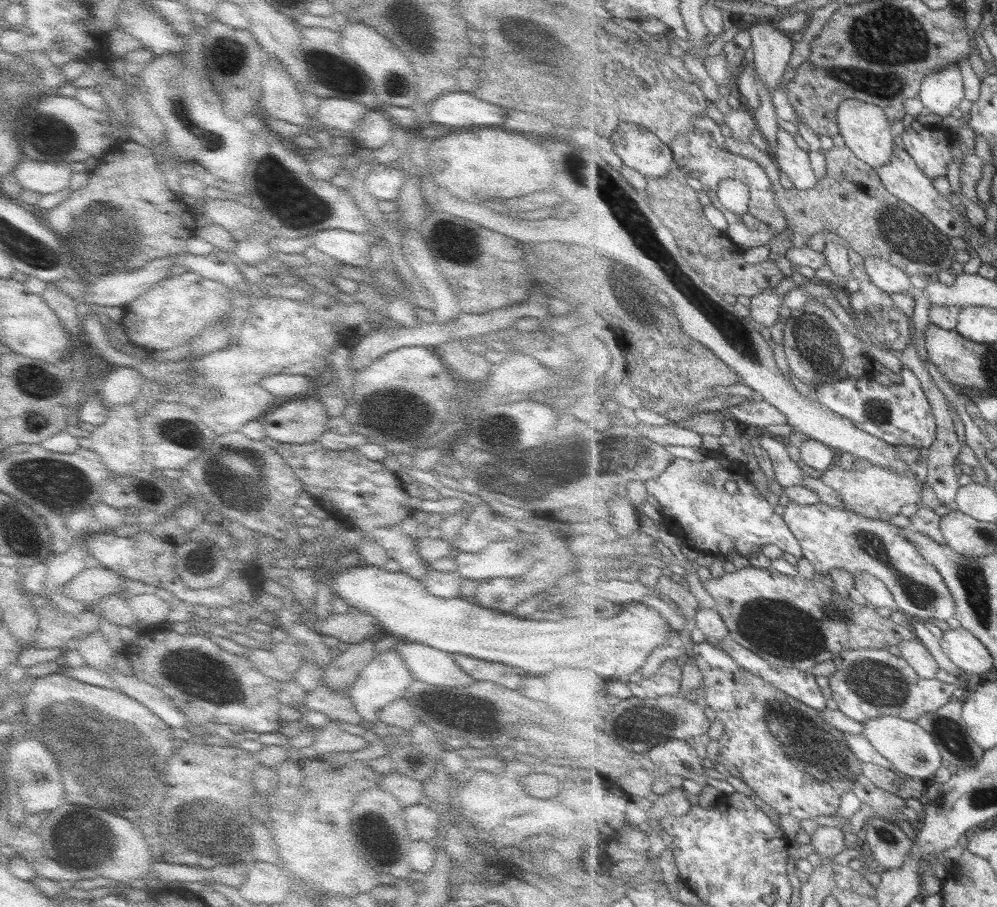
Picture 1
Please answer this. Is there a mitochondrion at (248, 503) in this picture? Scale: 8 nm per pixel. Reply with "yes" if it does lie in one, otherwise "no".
no

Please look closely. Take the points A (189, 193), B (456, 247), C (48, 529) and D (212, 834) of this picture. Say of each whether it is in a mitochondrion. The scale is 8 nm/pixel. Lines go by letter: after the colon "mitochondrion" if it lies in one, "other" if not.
A: other
B: mitochondrion
C: other
D: mitochondrion

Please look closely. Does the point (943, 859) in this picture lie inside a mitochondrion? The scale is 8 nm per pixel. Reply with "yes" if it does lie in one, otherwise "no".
no

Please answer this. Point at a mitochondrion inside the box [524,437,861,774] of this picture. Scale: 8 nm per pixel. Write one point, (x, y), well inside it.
(782, 631)

